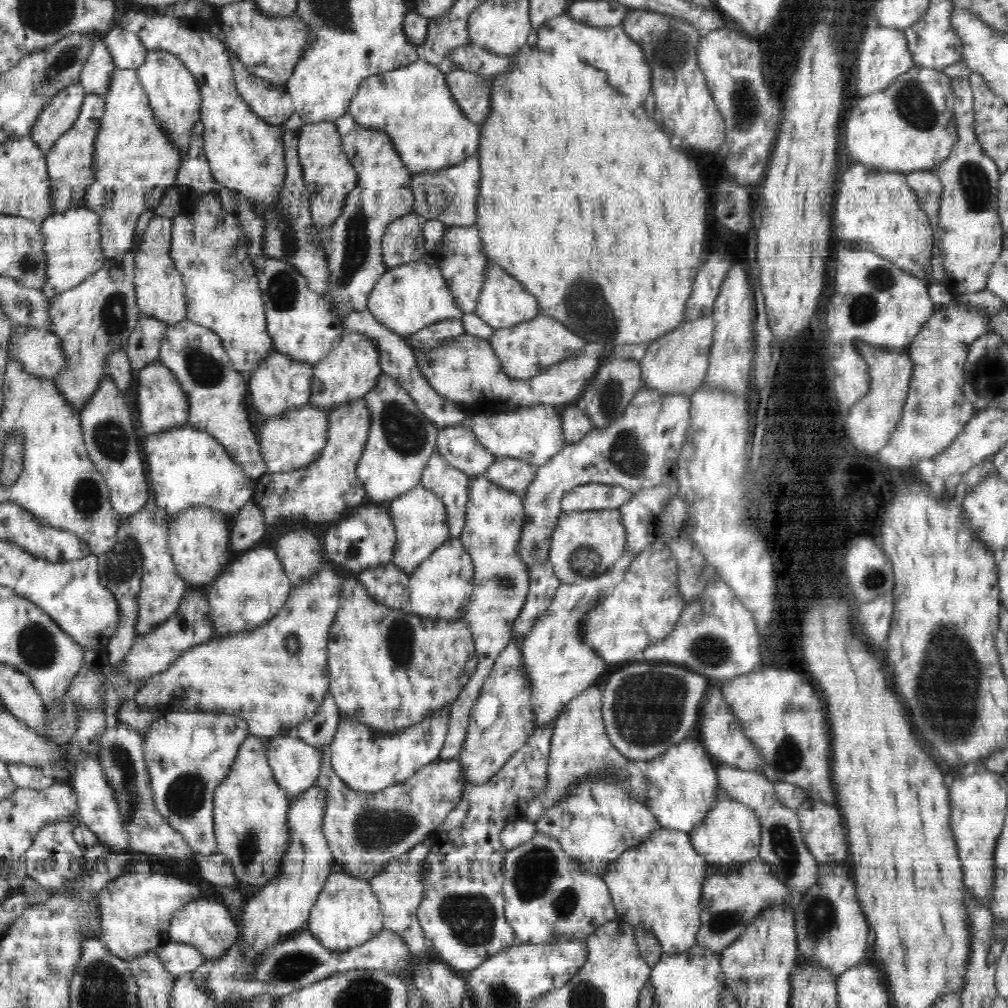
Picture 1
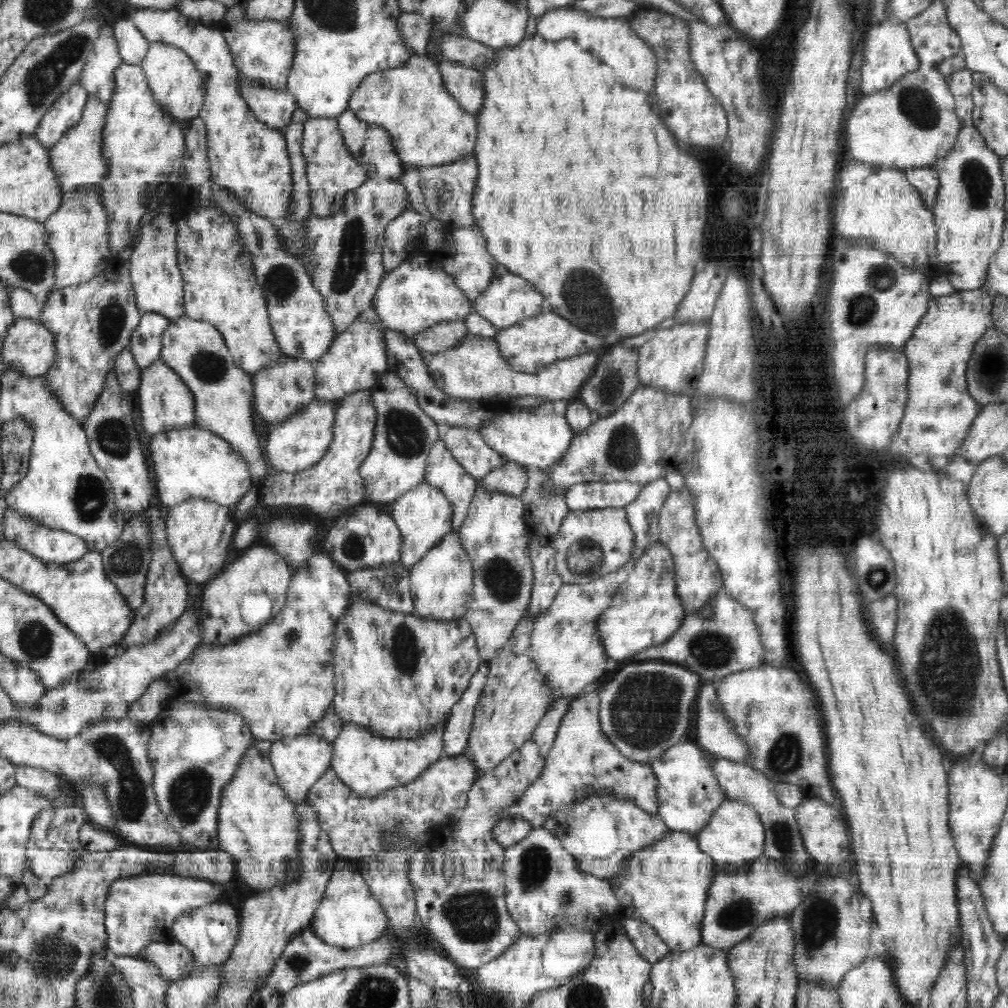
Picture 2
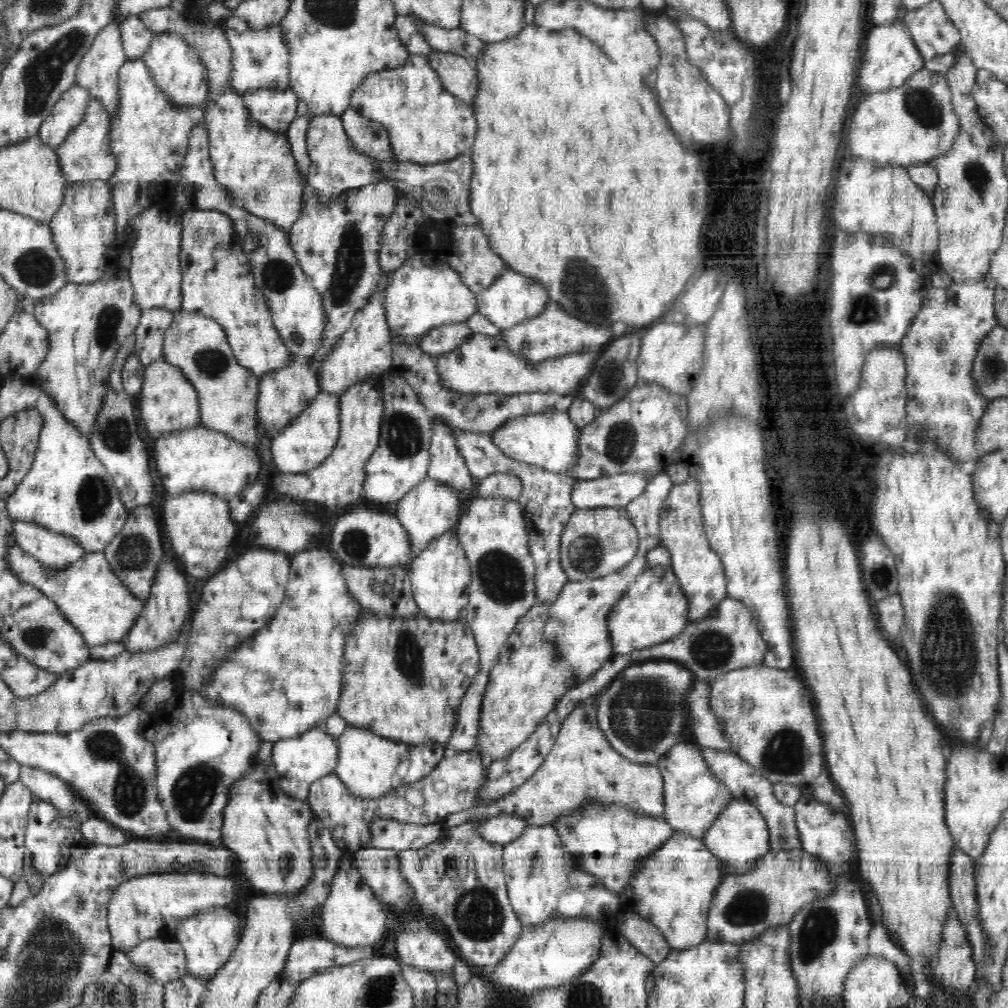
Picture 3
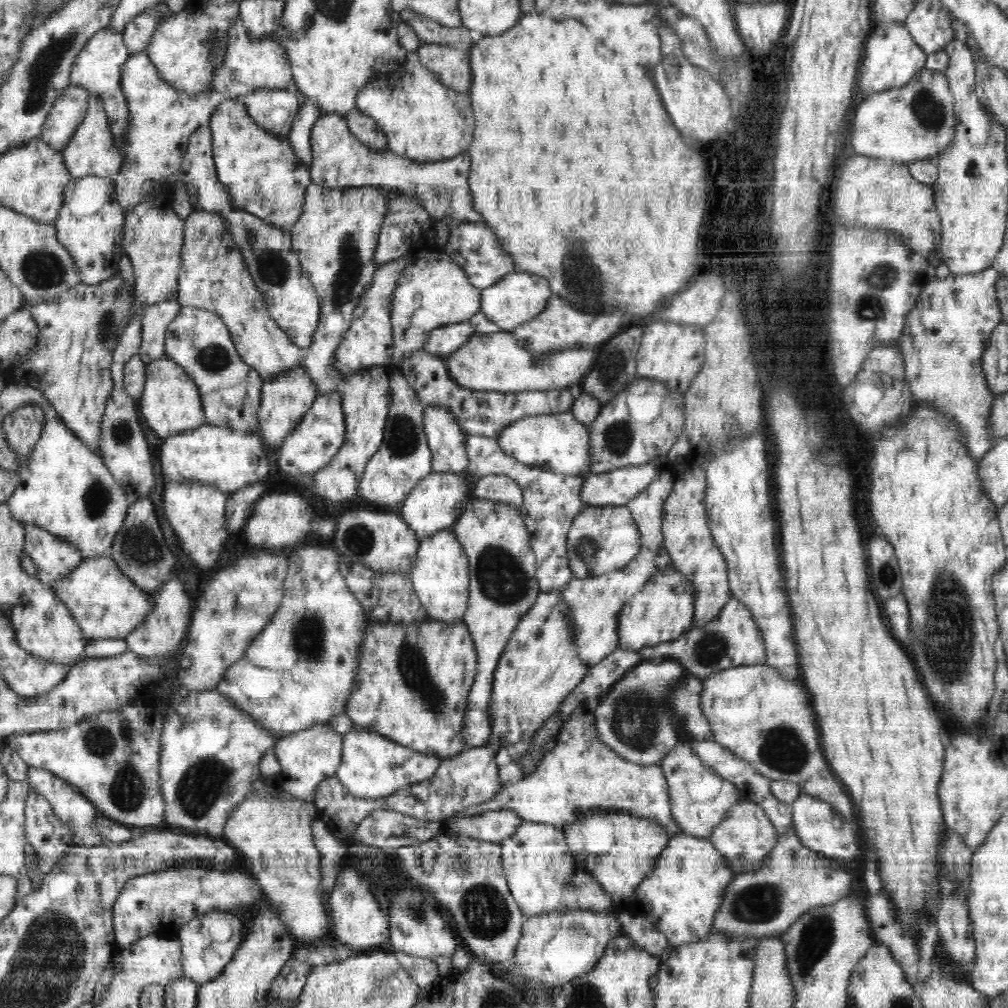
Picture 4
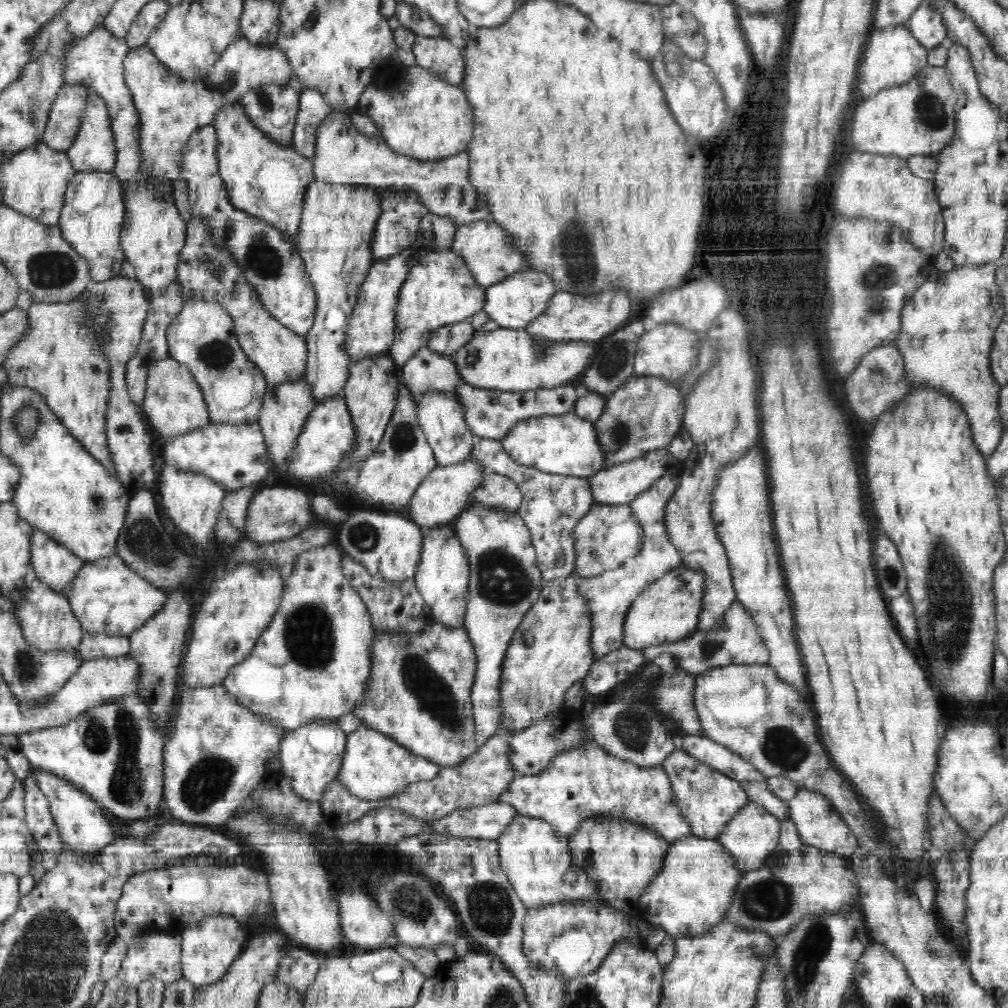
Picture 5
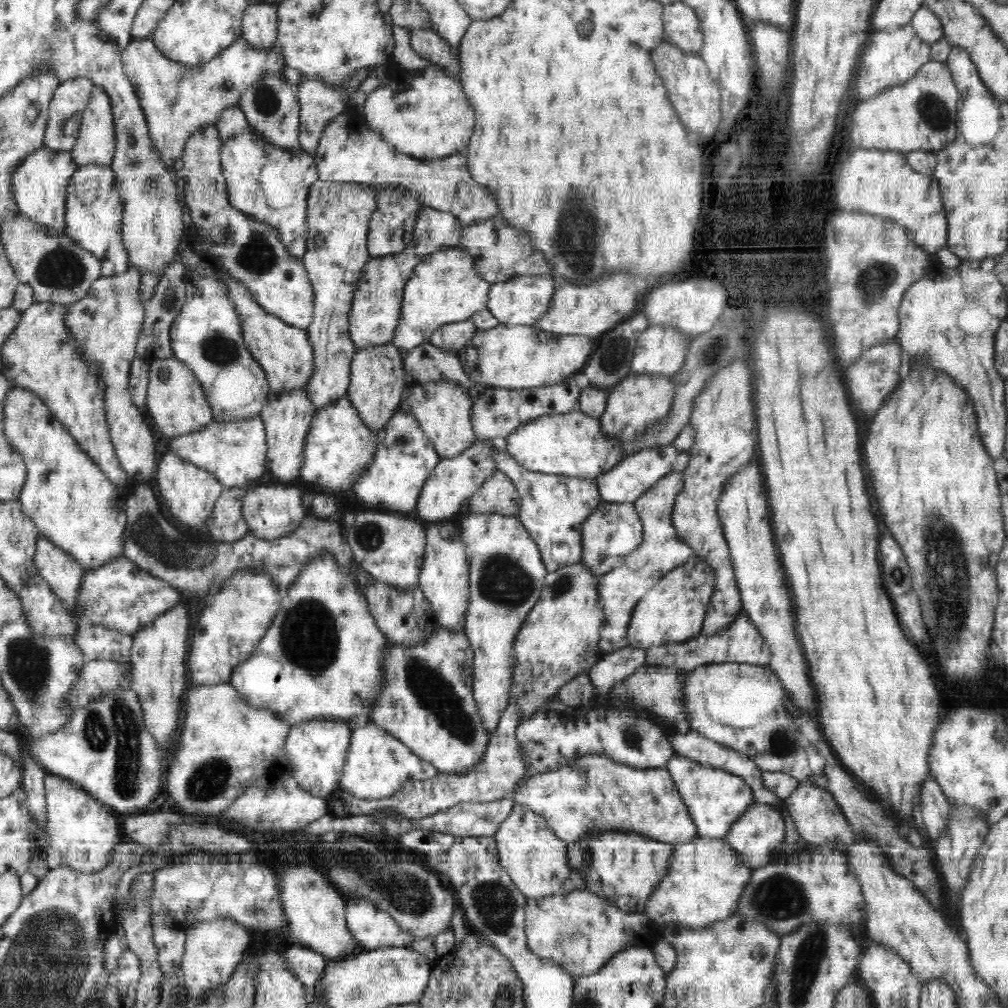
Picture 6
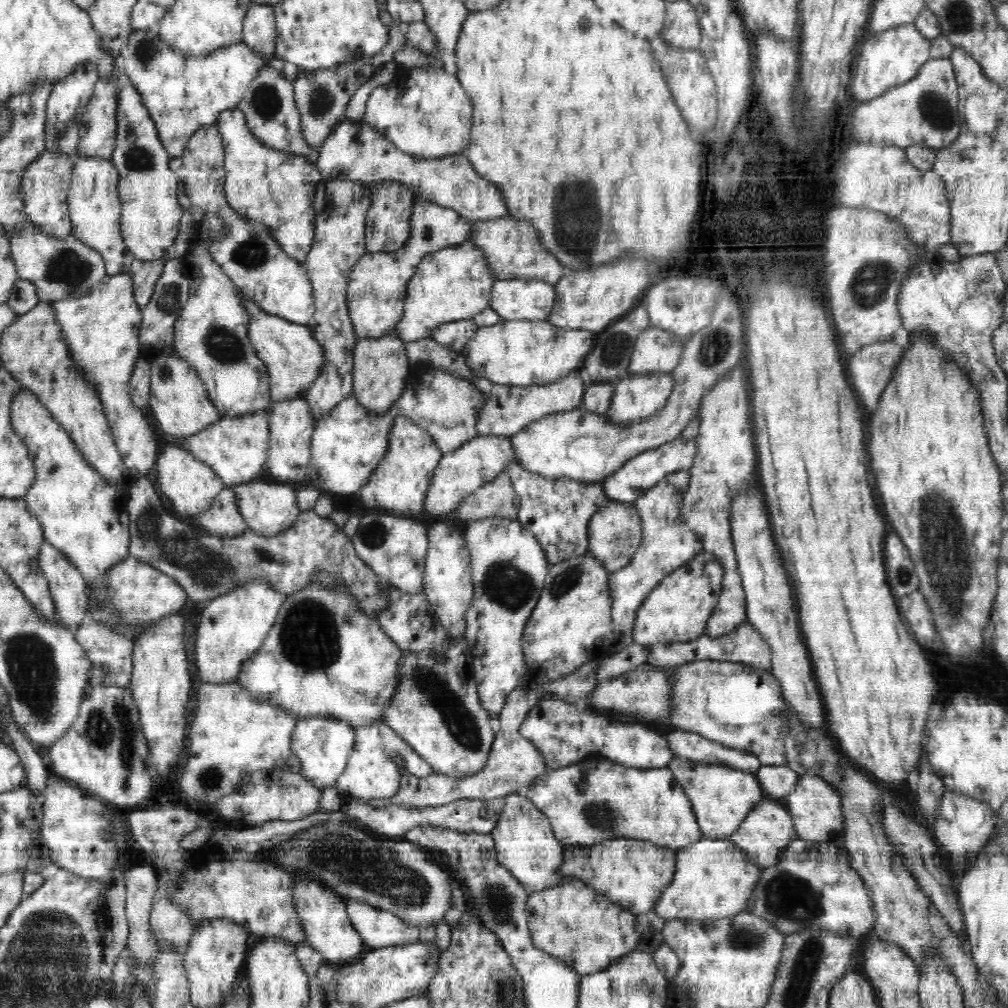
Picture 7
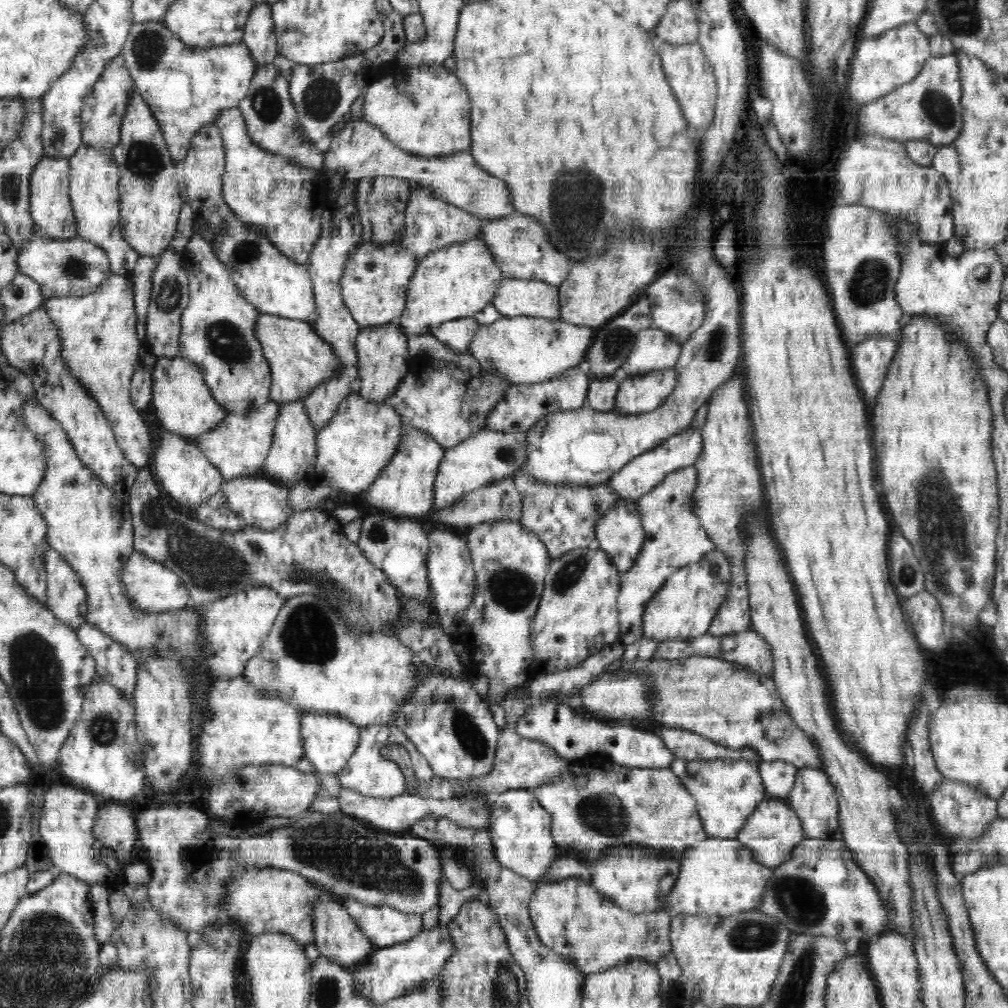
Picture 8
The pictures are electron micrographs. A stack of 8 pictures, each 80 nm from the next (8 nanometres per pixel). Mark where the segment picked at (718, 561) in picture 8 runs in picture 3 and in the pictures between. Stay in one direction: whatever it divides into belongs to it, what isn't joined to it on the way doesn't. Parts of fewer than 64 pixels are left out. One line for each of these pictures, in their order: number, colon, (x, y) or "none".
3: (653, 609)
4: (662, 609)
5: (668, 610)
6: (673, 610)
7: (677, 610)

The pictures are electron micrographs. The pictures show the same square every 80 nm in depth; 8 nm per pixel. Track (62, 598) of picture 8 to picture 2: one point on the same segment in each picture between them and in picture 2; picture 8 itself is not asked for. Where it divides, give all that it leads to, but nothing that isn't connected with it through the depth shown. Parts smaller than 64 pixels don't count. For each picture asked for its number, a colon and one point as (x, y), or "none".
2: (55, 546)
3: (56, 551)
4: (54, 558)
5: (57, 566)
6: (63, 574)
7: (68, 589)

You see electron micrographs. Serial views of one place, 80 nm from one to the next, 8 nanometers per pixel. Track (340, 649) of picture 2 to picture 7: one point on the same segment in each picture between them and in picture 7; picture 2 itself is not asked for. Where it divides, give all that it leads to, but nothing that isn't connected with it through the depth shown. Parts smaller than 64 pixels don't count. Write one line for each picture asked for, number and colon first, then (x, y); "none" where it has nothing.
3: (405, 677)
4: (413, 681)
5: (419, 693)
6: (428, 703)
7: (437, 710)

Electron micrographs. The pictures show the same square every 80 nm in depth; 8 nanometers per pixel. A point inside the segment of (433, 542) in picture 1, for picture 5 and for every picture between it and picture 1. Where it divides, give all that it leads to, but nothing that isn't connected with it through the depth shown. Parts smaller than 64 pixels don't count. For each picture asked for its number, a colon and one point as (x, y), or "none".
2: (423, 515)
3: (430, 509)
4: (435, 504)
5: (444, 494)

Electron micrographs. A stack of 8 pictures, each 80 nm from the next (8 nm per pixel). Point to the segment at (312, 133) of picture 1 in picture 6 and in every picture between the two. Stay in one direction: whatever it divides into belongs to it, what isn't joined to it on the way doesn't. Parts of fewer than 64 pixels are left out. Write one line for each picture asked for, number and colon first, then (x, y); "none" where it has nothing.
2: (332, 173)
3: (442, 191)
4: (340, 160)
5: (343, 156)
6: (349, 151)

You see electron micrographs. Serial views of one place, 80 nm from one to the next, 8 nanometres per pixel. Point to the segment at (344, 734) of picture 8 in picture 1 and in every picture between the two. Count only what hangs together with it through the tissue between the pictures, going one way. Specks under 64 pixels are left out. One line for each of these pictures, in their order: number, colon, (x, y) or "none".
1: (296, 765)
2: (298, 761)
3: (299, 761)
4: (307, 757)
5: (311, 756)
6: (317, 750)
7: (322, 744)

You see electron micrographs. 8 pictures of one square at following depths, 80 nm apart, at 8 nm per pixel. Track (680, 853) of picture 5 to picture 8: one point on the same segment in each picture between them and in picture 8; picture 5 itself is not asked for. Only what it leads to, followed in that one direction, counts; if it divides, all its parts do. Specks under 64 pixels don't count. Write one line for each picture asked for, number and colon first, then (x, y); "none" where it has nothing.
6: (705, 878)
7: (713, 878)
8: (719, 876)

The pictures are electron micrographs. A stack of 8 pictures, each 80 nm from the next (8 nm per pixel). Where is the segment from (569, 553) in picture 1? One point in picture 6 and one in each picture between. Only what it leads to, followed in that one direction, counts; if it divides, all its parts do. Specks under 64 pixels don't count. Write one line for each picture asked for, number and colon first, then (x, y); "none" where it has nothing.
2: (591, 543)
3: (595, 542)
4: (601, 539)
5: (607, 535)
6: (608, 538)

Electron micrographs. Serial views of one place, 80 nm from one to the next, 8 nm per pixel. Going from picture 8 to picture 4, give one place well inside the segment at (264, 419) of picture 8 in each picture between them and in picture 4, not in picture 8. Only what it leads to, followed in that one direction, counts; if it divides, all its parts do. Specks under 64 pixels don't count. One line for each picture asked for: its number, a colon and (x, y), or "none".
4: (229, 459)
5: (235, 456)
6: (235, 452)
7: (236, 447)

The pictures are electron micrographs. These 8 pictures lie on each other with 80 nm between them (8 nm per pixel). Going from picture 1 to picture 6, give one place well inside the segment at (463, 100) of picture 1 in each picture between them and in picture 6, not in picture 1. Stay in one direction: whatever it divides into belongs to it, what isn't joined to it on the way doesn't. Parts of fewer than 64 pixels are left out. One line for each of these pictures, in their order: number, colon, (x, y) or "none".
2: (466, 85)
3: (458, 75)
4: (452, 66)
5: (445, 60)
6: (427, 44)

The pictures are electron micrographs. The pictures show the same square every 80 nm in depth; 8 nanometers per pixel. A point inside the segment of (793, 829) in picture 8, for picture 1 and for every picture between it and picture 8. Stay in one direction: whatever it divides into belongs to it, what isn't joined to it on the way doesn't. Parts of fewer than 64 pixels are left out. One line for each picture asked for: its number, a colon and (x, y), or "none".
1: (731, 832)
2: (734, 834)
3: (739, 837)
4: (746, 836)
5: (753, 834)
6: (760, 829)
7: (768, 828)

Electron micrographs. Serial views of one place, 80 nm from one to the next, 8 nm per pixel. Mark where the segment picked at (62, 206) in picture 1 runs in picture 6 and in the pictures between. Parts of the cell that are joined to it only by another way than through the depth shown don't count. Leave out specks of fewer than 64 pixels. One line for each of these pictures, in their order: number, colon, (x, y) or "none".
2: (77, 161)
3: (85, 155)
4: (91, 151)
5: (94, 148)
6: (95, 144)

